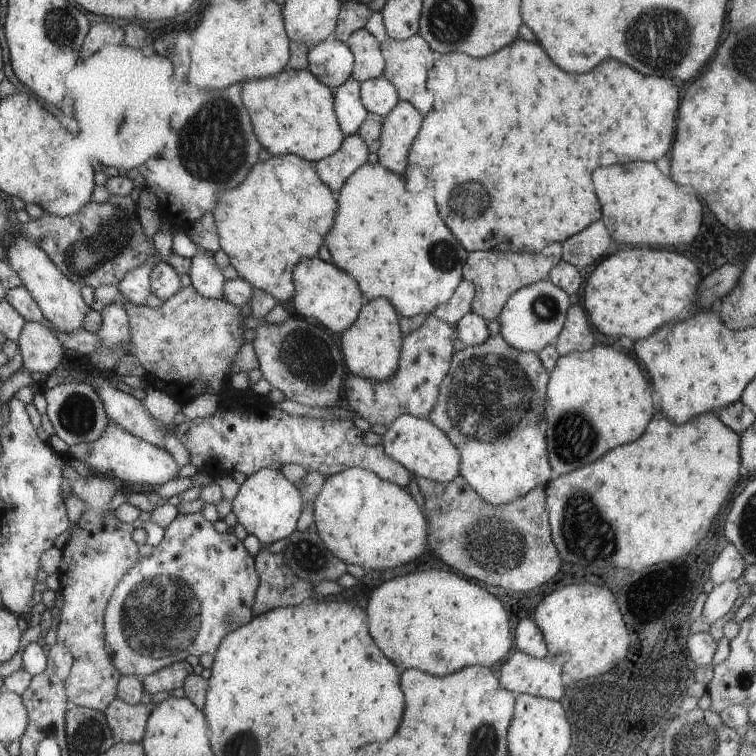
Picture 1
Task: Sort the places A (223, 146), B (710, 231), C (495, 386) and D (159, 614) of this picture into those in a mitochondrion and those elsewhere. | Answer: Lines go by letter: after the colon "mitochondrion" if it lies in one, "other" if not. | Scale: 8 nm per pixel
A: mitochondrion
B: other
C: mitochondrion
D: mitochondrion

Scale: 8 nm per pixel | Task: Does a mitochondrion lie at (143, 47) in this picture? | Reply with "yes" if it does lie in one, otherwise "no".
no

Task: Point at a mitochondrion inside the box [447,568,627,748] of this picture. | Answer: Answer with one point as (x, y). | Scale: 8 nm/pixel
(586, 712)

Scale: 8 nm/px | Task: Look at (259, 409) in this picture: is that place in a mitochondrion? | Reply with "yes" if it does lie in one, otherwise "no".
no

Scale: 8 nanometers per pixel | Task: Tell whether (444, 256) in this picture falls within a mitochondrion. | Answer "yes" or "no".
yes

